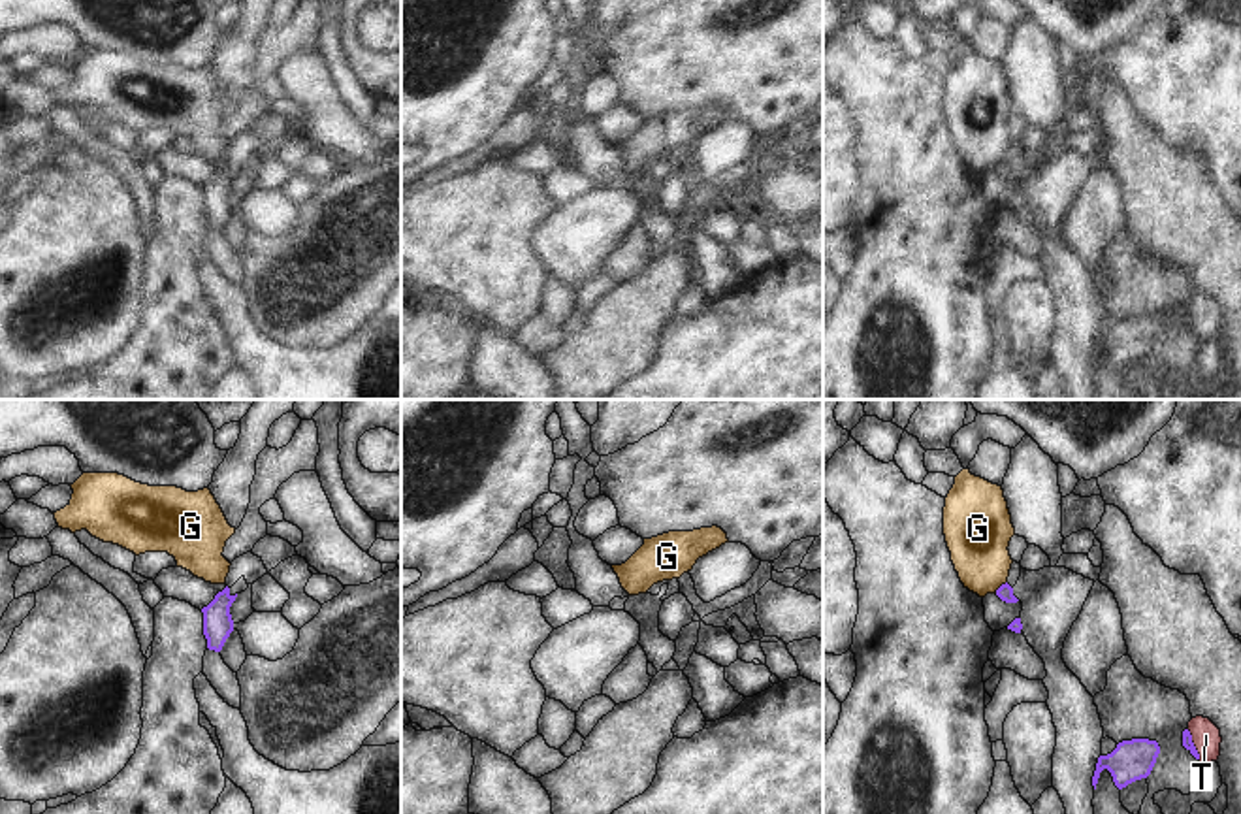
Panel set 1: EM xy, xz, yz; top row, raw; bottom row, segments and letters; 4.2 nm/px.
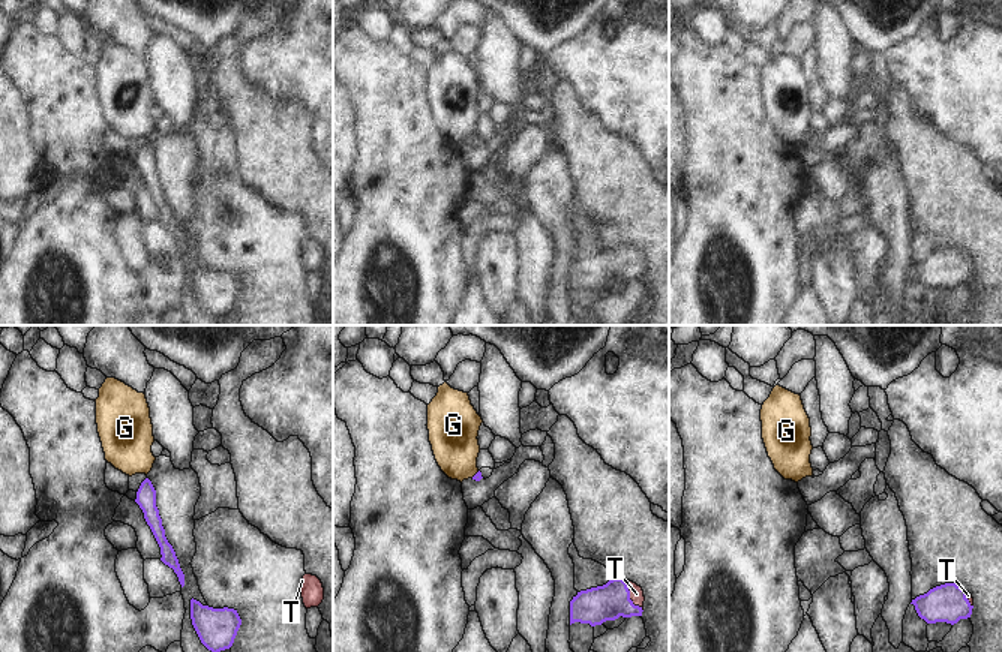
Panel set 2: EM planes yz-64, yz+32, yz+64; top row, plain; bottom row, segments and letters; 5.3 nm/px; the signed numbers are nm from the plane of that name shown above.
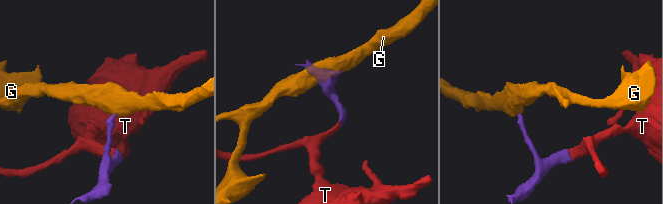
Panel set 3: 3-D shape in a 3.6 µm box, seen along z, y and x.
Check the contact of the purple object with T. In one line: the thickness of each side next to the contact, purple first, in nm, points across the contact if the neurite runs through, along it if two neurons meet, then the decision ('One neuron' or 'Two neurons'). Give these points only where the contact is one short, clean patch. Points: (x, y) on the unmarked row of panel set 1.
Thickness 50 nm (purple) against 120 nm. Path across: yz (1187, 317), (1192, 323), (1206, 313). One neuron

